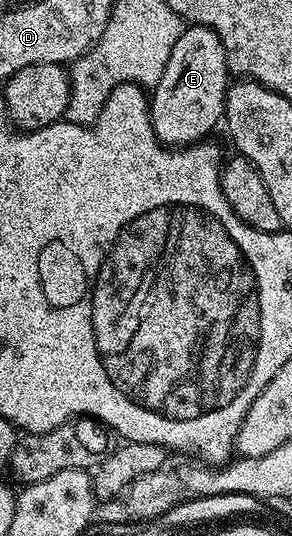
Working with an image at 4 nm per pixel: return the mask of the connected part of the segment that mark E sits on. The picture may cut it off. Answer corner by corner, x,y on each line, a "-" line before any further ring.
187,24
182,30
180,39
176,39
176,47
172,47
172,55
168,58
168,67
164,67
164,75
160,75
160,83
156,83
152,87
152,92
149,94
148,100
150,103
150,122
154,128
154,133
157,135
159,141
167,147
185,147
198,142
206,137
214,128
219,128
220,122
223,120
226,111
226,90
228,88
228,80
231,76
230,68
226,66
226,56
224,55
224,43
220,43
220,35
216,35
216,31
212,31
203,25

